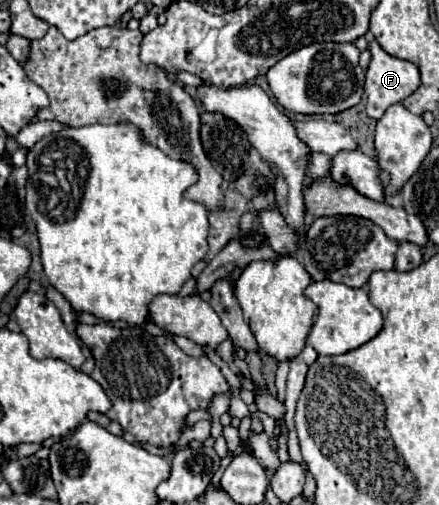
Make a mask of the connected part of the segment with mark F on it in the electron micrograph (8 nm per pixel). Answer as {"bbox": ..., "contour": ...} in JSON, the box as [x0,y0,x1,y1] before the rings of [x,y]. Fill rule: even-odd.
{"bbox":[364,40,420,120],"contour":[[[376,40],[370,42],[370,52],[372,52],[372,62],[370,62],[370,68],[366,70],[366,84],[364,84],[364,92],[368,96],[366,112],[368,112],[370,118],[380,120],[384,116],[384,112],[392,104],[402,102],[414,90],[418,90],[418,86],[420,86],[420,70],[412,62],[400,60],[396,56],[390,56],[388,52],[384,52]]]}

